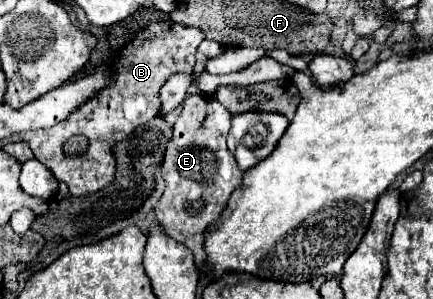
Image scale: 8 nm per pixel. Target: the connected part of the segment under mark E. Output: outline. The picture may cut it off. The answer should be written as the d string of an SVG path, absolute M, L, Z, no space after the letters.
M192 95L184 101L184 109L174 123L172 139L166 145L162 161L162 177L166 181L166 191L160 197L154 213L164 225L166 233L192 249L196 267L202 267L206 253L202 249L206 227L220 217L228 197L242 183L240 167L226 147L226 135L230 129L228 109L214 97Z

